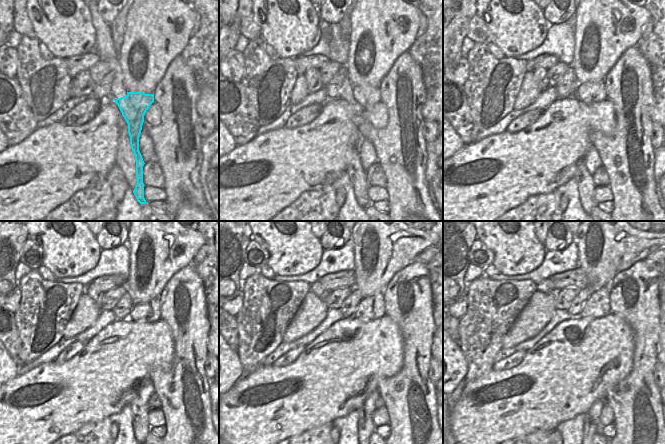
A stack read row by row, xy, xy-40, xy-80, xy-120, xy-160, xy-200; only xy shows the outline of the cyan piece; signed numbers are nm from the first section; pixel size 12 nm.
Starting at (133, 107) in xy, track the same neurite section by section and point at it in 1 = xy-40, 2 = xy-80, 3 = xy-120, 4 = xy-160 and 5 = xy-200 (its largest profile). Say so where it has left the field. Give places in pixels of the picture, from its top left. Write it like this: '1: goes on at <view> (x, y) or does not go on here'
1: goes on at xy-40 (367, 96)
2: goes on at xy-80 (590, 92)
3: goes on at xy-120 (149, 312)
4: goes on at xy-160 (372, 307)
5: goes on at xy-200 (597, 305)

